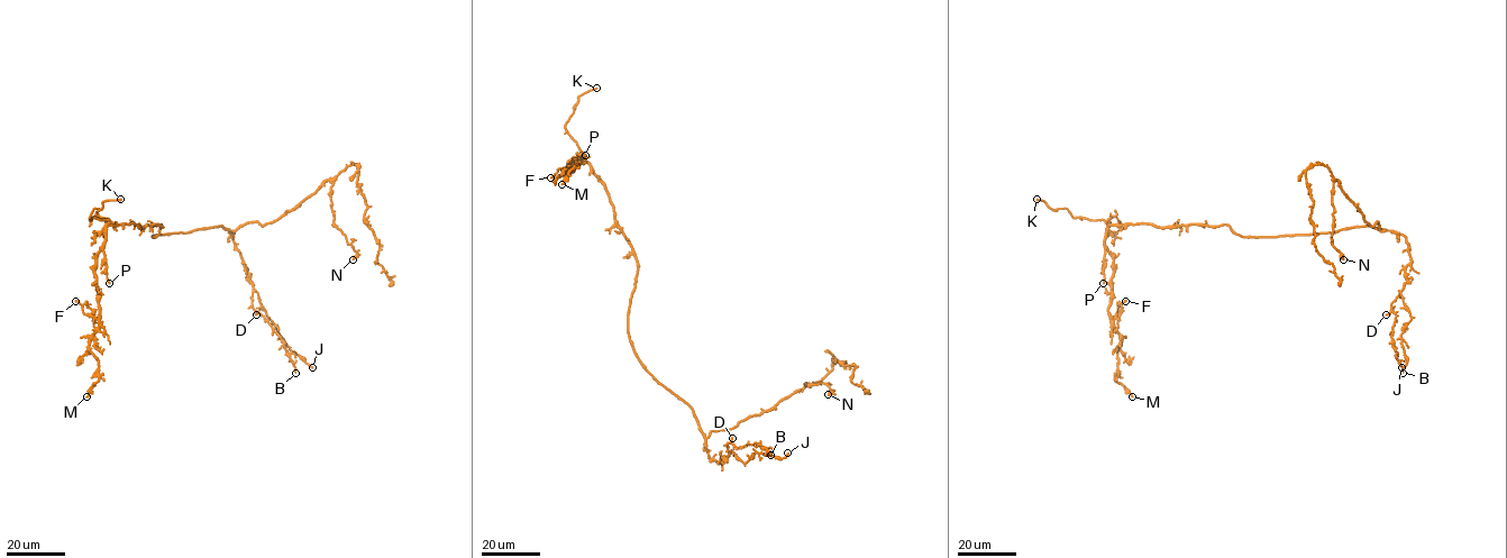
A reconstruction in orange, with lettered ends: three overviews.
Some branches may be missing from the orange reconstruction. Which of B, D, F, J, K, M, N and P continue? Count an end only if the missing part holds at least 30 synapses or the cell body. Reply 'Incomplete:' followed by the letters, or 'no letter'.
Incomplete: K

